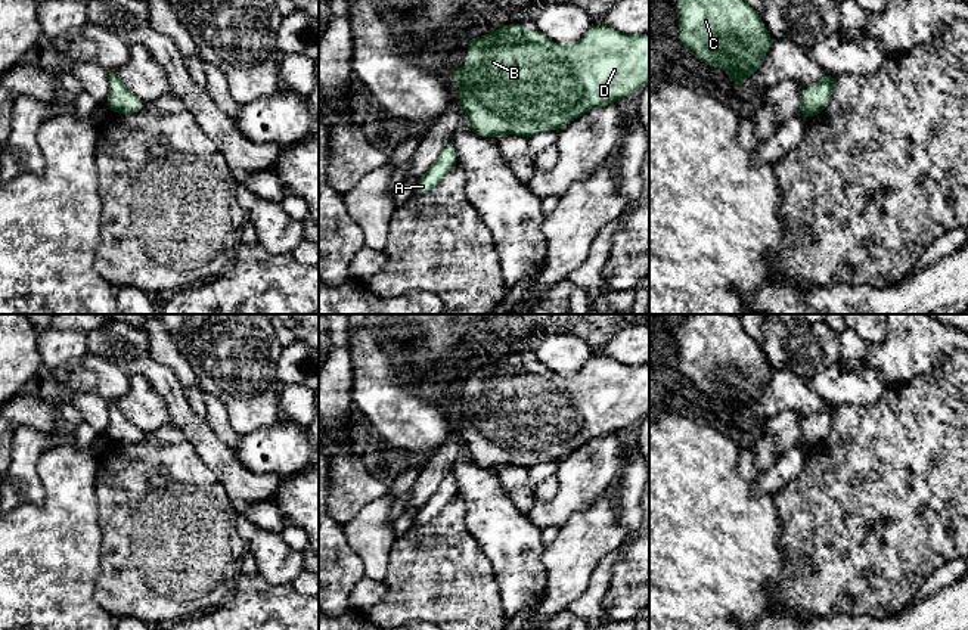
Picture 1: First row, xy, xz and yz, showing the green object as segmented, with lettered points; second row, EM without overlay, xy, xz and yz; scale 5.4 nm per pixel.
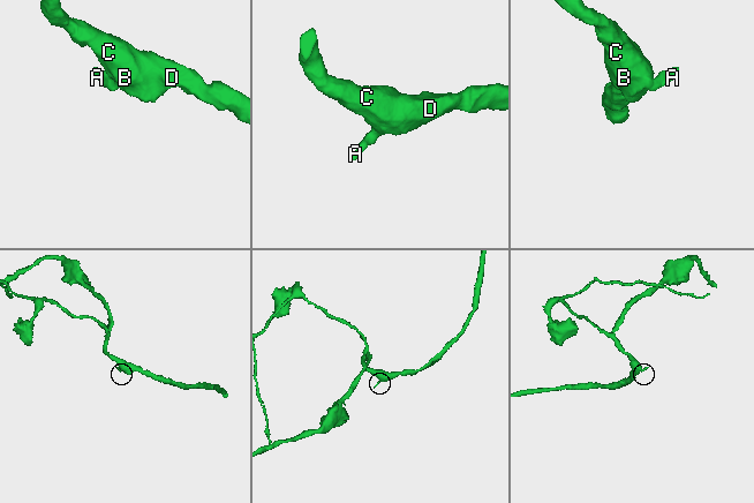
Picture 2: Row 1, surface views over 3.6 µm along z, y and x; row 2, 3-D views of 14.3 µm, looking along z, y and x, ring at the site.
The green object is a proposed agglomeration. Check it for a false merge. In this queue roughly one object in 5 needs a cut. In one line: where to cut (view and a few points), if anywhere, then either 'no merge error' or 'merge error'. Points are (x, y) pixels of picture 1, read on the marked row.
no cut | no merge error

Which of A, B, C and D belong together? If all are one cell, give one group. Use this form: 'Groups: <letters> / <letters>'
Groups: A B C D

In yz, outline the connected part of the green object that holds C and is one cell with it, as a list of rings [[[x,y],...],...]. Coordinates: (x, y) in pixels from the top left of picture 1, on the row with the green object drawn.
[[[677,0],[676,9],[679,16],[679,41],[705,65],[722,68],[732,83],[742,89],[748,77],[760,69],[763,56],[773,41],[760,15],[745,0]]]

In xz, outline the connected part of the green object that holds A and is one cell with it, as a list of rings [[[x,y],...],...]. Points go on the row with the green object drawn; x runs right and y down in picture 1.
[[[450,142],[429,167],[429,170],[418,180],[415,195],[425,195],[432,190],[446,174],[457,164],[454,146]]]

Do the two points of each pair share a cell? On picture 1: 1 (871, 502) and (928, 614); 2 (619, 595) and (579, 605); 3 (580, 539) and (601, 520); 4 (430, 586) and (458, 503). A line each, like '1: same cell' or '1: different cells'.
1: different cells
2: different cells
3: same cell
4: same cell

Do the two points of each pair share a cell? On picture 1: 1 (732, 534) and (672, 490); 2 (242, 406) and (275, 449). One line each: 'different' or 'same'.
1: same
2: different

